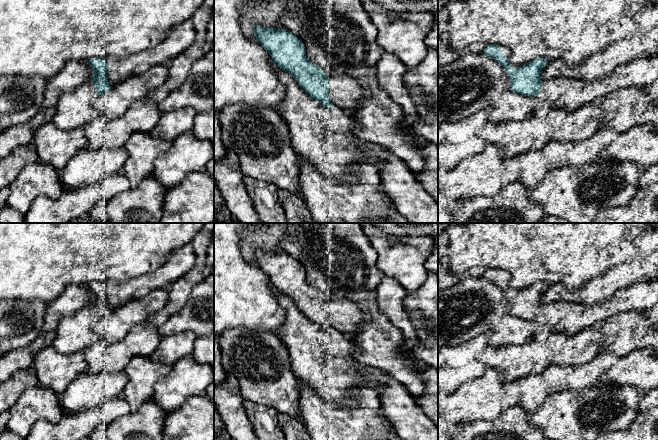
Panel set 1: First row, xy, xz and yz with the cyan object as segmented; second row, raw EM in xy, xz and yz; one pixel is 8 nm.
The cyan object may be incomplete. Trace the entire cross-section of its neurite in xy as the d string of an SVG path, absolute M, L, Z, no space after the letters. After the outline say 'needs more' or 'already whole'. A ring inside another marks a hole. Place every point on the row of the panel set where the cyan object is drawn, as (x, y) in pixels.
M187 19L169 32L168 37L155 48L133 53L124 58L108 57L87 60L93 70L91 82L97 95L115 85L139 75L152 66L170 62L179 53L184 52L194 41L196 31L191 19Z; needs more

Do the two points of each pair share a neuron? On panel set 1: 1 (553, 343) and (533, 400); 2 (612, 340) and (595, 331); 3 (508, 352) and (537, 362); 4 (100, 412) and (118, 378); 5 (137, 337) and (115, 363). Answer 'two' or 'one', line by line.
1: two
2: two
3: one
4: two
5: one

